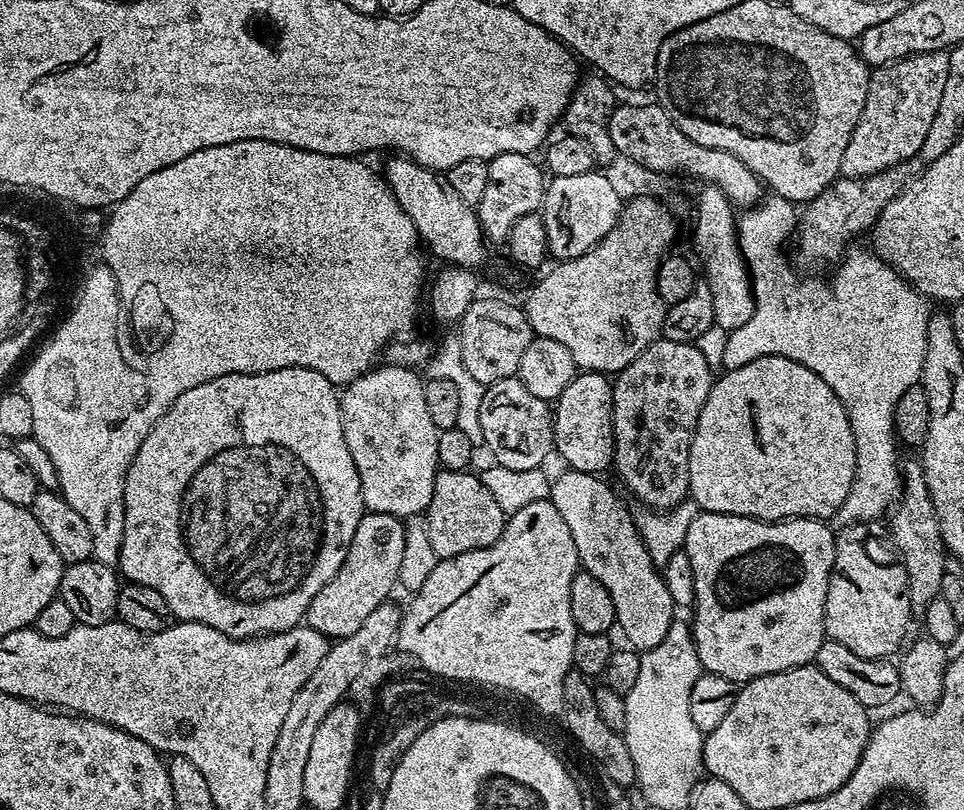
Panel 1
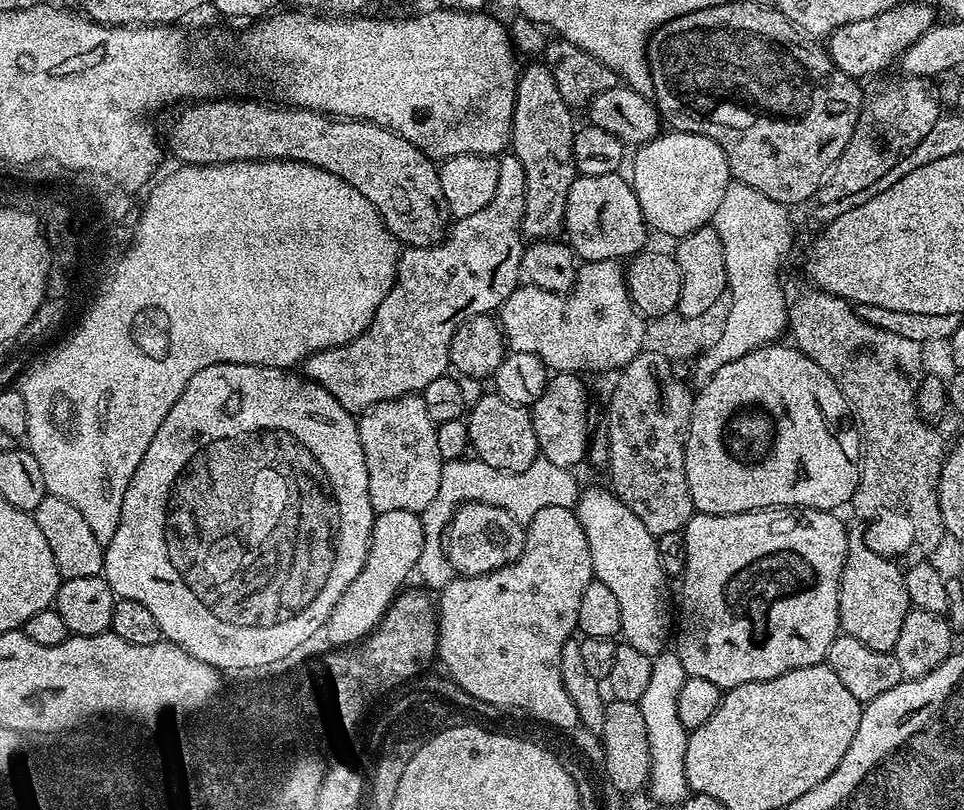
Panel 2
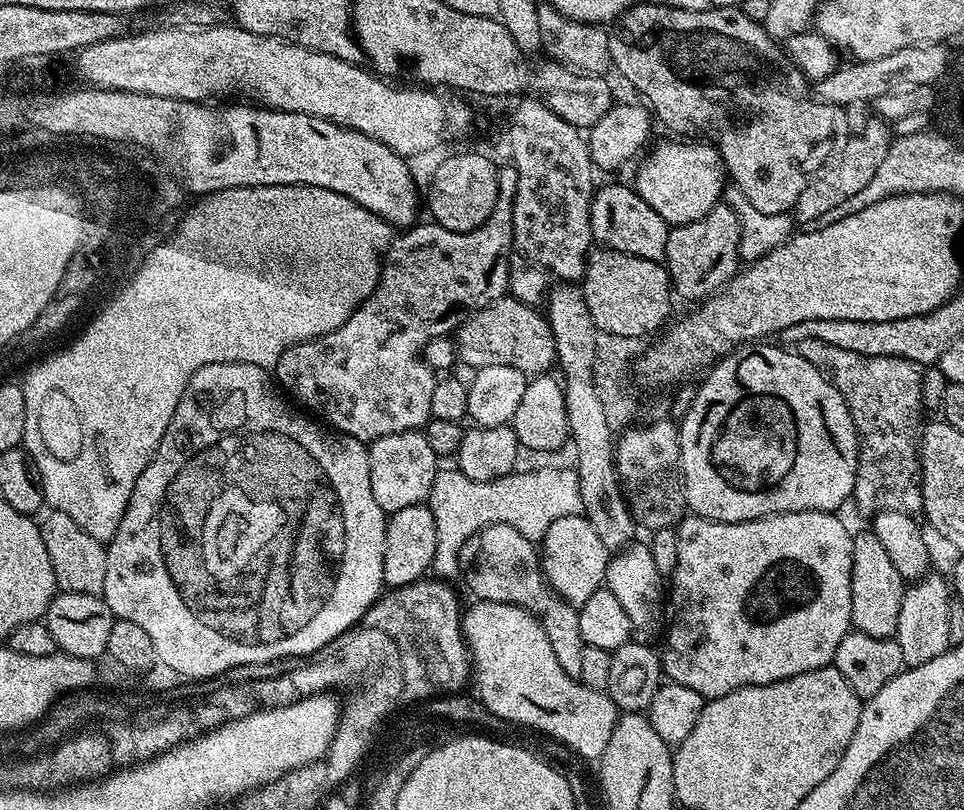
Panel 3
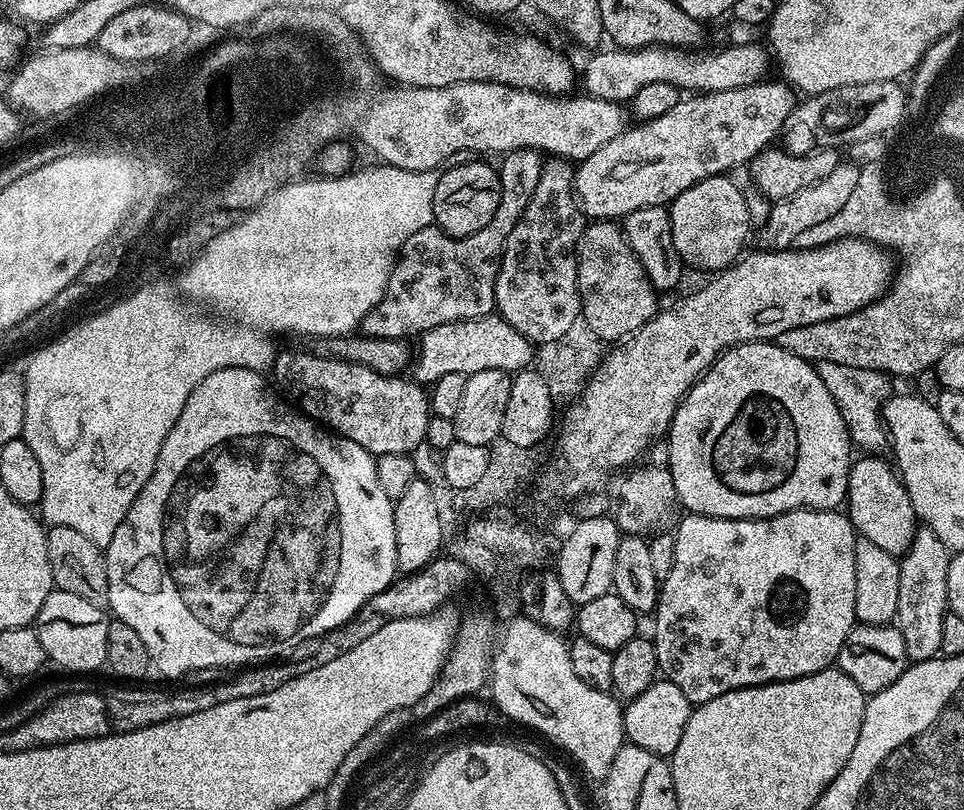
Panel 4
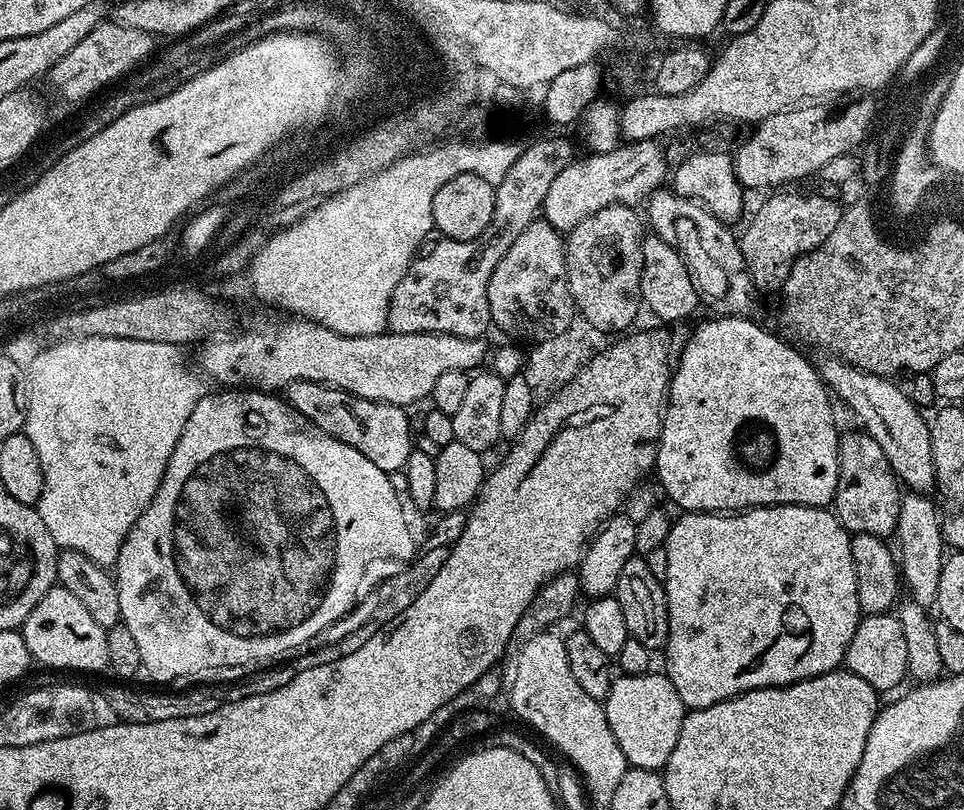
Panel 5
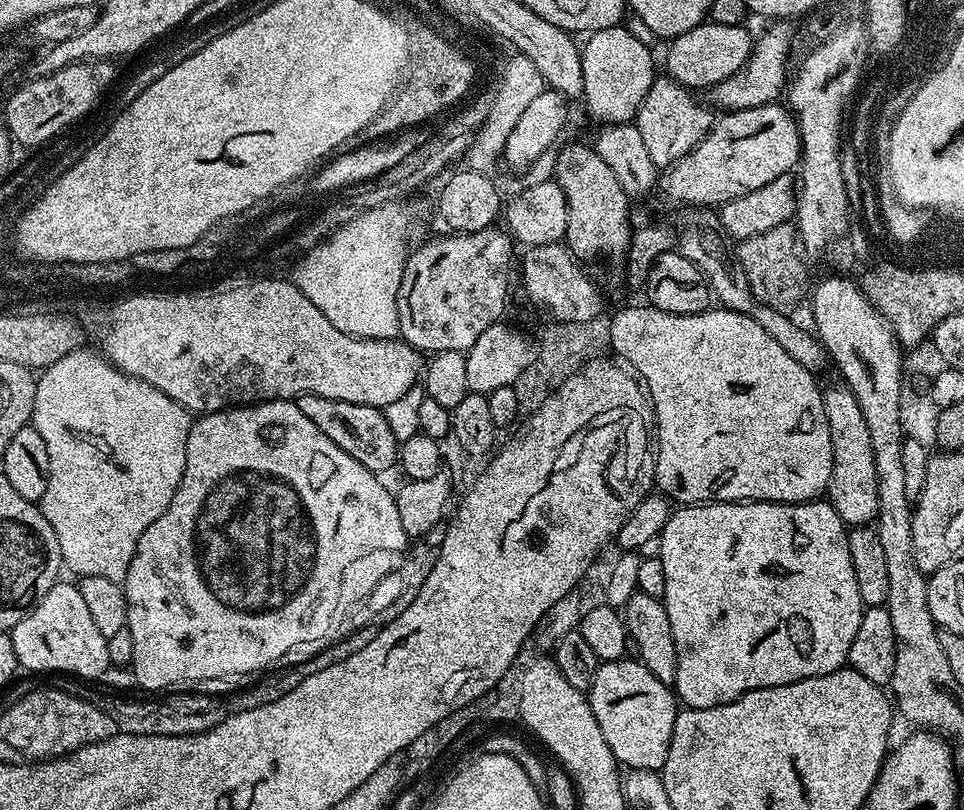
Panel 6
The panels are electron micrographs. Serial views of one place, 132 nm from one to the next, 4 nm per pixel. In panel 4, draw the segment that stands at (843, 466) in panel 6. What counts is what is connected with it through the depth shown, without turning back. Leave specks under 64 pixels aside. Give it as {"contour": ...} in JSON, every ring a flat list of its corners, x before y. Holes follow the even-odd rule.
{"contour":[[864,454,853,459,852,468,848,471,848,495,846,497,846,515,853,528,856,529,857,537,861,540,869,540,876,543,886,554,894,557,902,557,906,550,910,550,910,542,914,538,918,527,916,511,910,502,910,494,904,489,903,479,898,475,895,467,887,459,876,454]]}

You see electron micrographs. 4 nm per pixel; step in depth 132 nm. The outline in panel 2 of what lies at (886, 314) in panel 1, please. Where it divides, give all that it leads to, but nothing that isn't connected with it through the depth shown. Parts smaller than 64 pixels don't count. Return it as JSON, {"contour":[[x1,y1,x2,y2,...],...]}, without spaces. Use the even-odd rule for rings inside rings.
{"contour":[[732,180,726,186,726,194,719,203,717,212,712,216,711,228,718,230,718,238,722,238,722,246,726,254,726,274,728,288,734,292,734,306,727,315,727,323,719,341,695,357,692,368,691,383,697,389,706,386,722,366,730,366,738,358,750,354,754,350,779,341,785,335,788,323,788,308,784,305,784,288,780,284,780,267,792,248,792,220,788,217,789,209,785,205,774,202,774,198,766,198,762,190,754,190,754,186,746,186,740,180]]}

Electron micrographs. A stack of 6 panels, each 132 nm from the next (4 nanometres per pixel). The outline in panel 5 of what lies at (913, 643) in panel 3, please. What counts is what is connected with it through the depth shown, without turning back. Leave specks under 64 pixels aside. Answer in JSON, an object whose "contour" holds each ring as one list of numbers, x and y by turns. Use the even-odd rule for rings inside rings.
{"contour":[[909,491,900,501,898,526,895,539,900,539,898,563,901,568,902,584,907,595,914,602,925,606,935,605,938,594,938,578,946,559,944,531,940,526,941,509,931,500,931,495,923,492]]}

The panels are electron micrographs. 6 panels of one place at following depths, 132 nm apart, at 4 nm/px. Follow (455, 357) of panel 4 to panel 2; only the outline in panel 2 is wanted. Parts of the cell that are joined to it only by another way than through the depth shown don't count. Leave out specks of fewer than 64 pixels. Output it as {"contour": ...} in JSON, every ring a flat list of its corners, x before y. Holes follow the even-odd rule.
{"contour":[[589,260,579,265,576,285,566,293,542,290,527,282,521,283,498,310,505,345,511,351,534,354,550,370,556,372,612,372,626,367,639,352,645,351,643,334,645,317,632,305,628,294,625,269,618,260]]}

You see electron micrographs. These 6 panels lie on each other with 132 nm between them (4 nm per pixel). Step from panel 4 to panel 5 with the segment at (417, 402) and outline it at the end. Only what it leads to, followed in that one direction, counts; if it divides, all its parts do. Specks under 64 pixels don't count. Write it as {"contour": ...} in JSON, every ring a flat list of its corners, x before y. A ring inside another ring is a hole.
{"contour":[[295,380,286,389,286,399,292,407,298,409,314,426,326,434,354,446,358,454,370,458,374,466,383,472,403,470,410,454,414,451,412,428,408,425,408,416,399,404,383,404,353,396,341,388,331,388,329,384,315,384,310,380]]}

